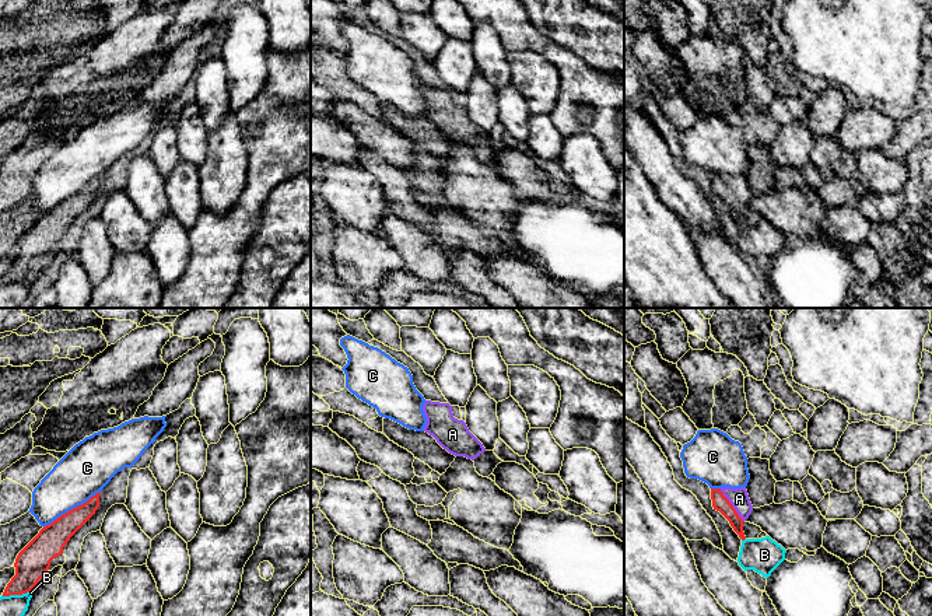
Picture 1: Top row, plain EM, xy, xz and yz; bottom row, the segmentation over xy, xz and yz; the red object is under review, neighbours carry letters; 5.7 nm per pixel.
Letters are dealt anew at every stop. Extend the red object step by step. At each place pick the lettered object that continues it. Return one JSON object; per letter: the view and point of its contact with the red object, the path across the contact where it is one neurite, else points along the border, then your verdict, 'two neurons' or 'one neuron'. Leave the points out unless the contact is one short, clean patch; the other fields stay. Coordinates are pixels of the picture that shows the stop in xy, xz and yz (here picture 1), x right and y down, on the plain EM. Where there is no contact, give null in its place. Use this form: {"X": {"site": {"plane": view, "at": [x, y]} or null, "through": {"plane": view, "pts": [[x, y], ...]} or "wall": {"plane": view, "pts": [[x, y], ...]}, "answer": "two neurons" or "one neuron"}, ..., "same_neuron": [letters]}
{"A": {"site": {"plane": "yz", "at": [732, 192]}, "through": {"plane": "yz", "pts": [[719, 189], [732, 192], [739, 185]]}, "answer": "one neuron"}, "B": {"site": {"plane": "xy", "at": [17, 280]}, "answer": "two neurons"}, "C": {"site": {"plane": "xy", "at": [73, 195]}, "answer": "two neurons"}, "same_neuron": ["A"]}

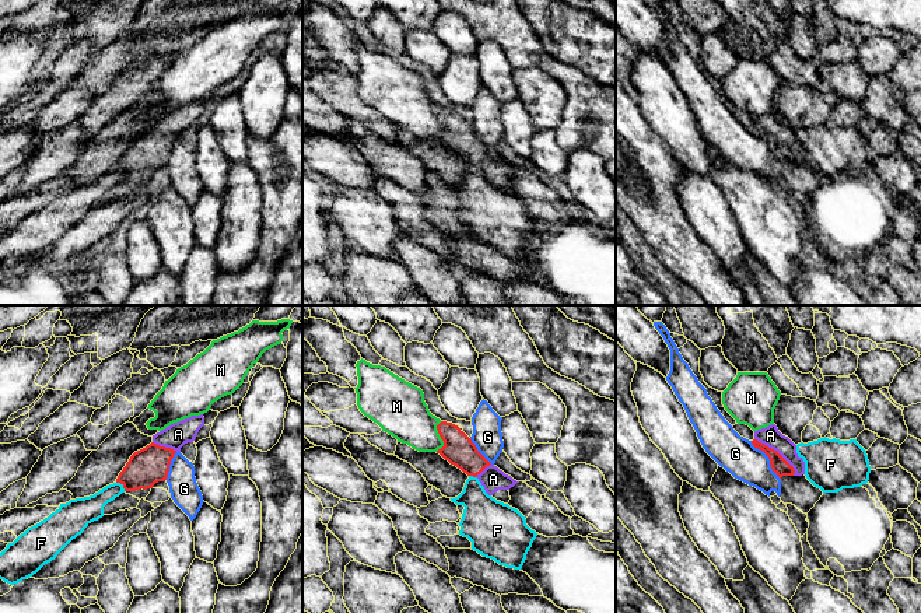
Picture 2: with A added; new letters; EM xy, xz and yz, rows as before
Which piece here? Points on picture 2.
{"A": {"site": {"plane": "yz", "at": [777, 139]}, "through": {"plane": "yz", "pts": [[778, 151], [777, 139], [770, 122]]}, "answer": "one neuron"}, "F": {"site": {"plane": "xy", "at": [123, 172]}, "answer": "two neurons"}, "G": {"site": {"plane": "yz", "at": [769, 144]}, "wall": {"plane": "yz", "pts": [[750, 128], [767, 143], [771, 157], [780, 165]]}, "answer": "two neurons"}, "M": {"site": {"plane": "xz", "at": [440, 122]}, "answer": "two neurons"}, "same_neuron": ["A"]}

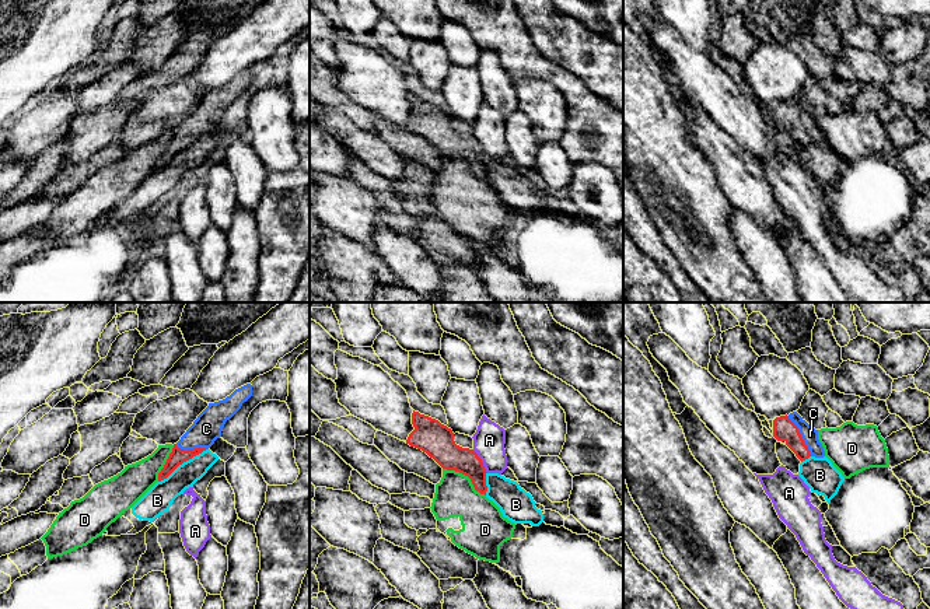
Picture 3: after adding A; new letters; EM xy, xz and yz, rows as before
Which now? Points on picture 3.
{"A": {"site": {"plane": "xz", "at": [481, 147]}, "wall": {"plane": "xz", "pts": [[472, 136], [488, 158]]}, "answer": "two neurons"}, "B": {"site": {"plane": "xy", "at": [182, 149]}, "wall": {"plane": "xy", "pts": [[206, 136], [179, 150], [158, 168]]}, "answer": "two neurons"}, "C": {"site": {"plane": "yz", "at": [800, 122]}, "through": {"plane": "yz", "pts": [[783, 115], [792, 115], [800, 122], [810, 122]]}, "answer": "one neuron"}, "D": {"site": {"plane": "xz", "at": [467, 161]}, "answer": "two neurons"}, "same_neuron": ["C"]}

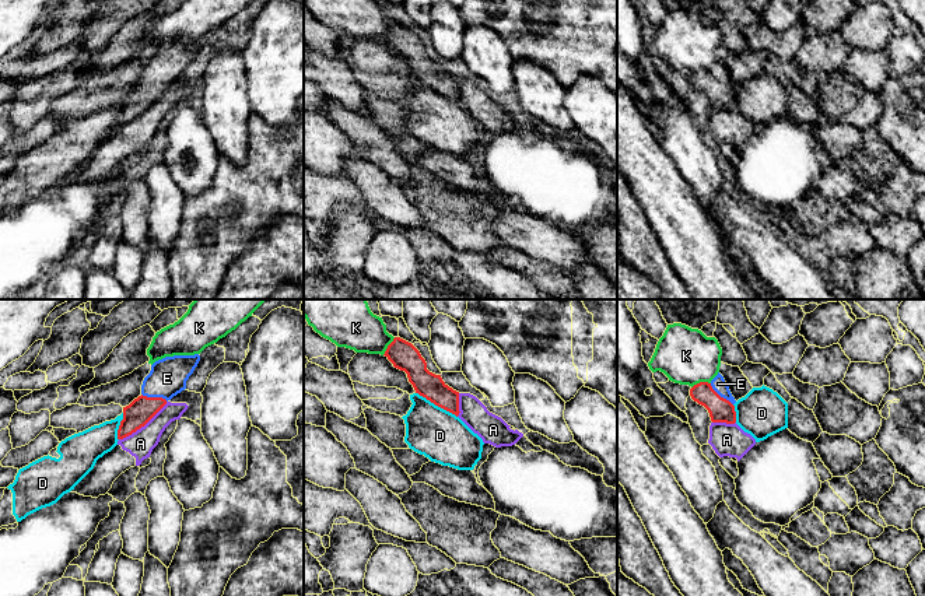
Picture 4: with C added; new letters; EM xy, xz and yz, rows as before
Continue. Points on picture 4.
{"A": {"site": {"plane": "xy", "at": [143, 112]}, "wall": {"plane": "xy", "pts": [[167, 88], [143, 112], [119, 126]]}, "answer": "two neurons"}, "D": {"site": {"plane": "xz", "at": [437, 91]}, "answer": "two neurons"}, "E": {"site": {"plane": "xy", "at": [154, 84]}, "through": {"plane": "xy", "pts": [[143, 95], [154, 84], [157, 74], [167, 65]]}, "answer": "one neuron"}, "K": {"site": {"plane": "yz", "at": [700, 69]}, "answer": "two neurons"}, "same_neuron": ["E"]}

